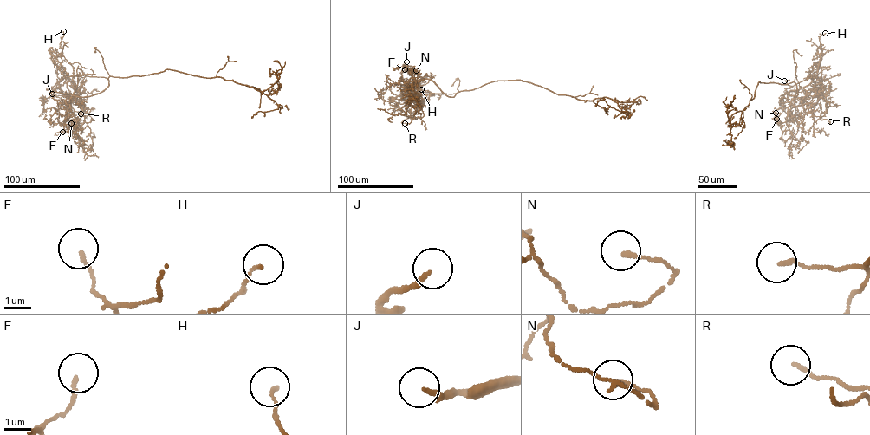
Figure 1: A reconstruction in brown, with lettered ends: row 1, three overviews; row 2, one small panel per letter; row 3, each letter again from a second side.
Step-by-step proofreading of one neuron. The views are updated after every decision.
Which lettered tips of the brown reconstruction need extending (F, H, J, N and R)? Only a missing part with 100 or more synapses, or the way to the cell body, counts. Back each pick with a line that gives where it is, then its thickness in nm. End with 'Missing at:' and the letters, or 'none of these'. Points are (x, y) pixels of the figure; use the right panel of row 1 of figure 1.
J: at (784, 81); 190 nm thick
Missing at: J

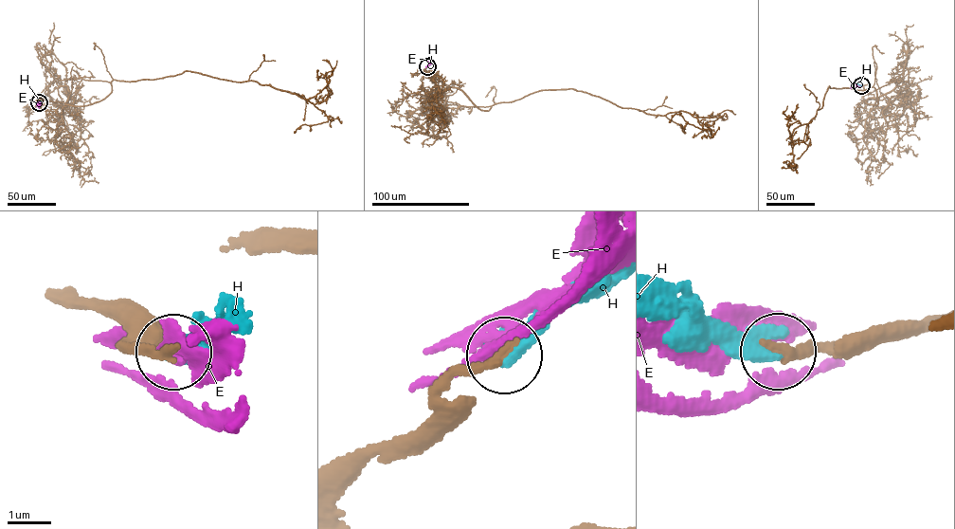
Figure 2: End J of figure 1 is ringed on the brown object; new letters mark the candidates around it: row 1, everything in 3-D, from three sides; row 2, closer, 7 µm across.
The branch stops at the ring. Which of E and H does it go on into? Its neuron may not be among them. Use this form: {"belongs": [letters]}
{"belongs": ["H"]}

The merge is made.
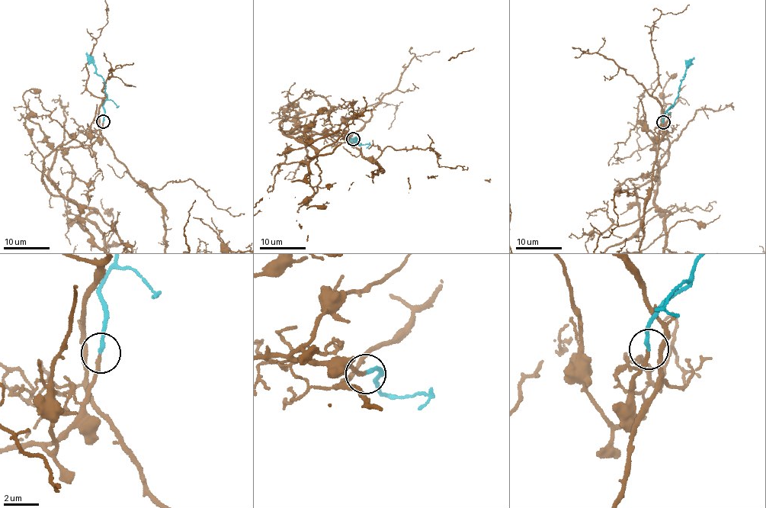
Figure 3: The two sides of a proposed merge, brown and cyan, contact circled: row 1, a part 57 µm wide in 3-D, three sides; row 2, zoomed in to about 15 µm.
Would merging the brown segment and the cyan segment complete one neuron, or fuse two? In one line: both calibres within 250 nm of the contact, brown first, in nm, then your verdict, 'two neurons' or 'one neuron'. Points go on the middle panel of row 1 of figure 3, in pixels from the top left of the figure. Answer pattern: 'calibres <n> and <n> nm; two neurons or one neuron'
calibres 140 and 220 nm; one neuron

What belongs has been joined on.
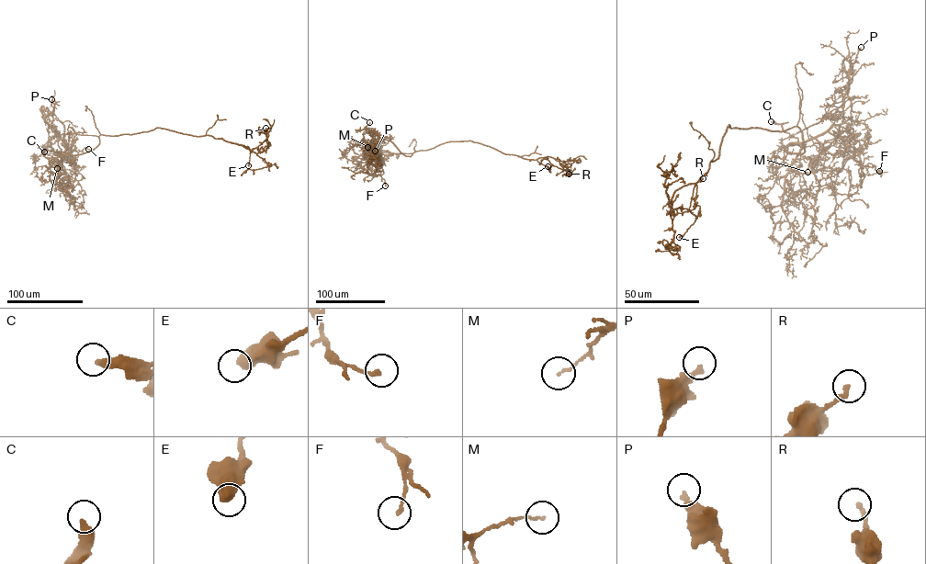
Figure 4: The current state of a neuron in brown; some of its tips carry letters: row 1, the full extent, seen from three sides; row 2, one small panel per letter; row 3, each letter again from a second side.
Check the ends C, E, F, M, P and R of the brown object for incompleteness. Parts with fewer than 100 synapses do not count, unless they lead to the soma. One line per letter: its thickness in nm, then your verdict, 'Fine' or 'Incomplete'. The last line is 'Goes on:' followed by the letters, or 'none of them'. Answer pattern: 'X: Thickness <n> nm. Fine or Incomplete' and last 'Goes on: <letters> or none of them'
C: Thickness 360 nm. Incomplete
E: Thickness 550 nm. Fine
F: Thickness 150 nm. Fine
M: Thickness 110 nm. Fine
P: Thickness 280 nm. Fine
R: Thickness 240 nm. Fine
Goes on: C

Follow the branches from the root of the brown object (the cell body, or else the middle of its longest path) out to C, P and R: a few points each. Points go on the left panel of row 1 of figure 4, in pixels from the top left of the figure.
C: (134, 133), (100, 134), (98, 145), (79, 154), (44, 152)
P: (134, 133), (98, 136), (74, 132), (63, 134), (64, 125), (51, 113), (54, 107), (51, 99)
R: (134, 133), (157, 128), (194, 136), (209, 135), (242, 145), (256, 153), (270, 145), (265, 128)

